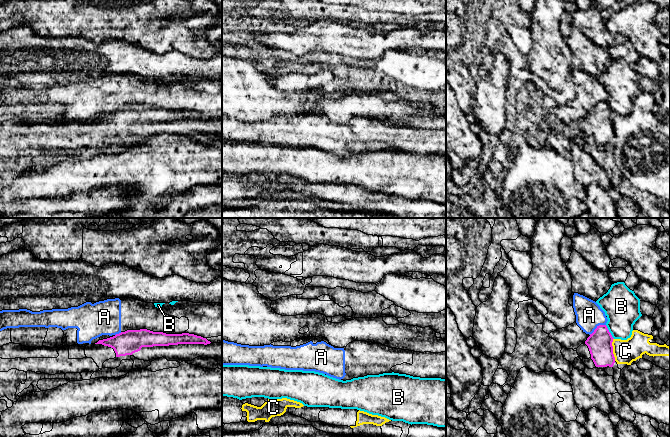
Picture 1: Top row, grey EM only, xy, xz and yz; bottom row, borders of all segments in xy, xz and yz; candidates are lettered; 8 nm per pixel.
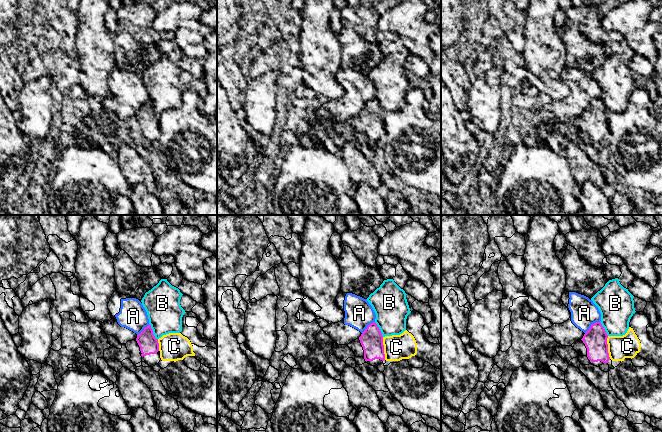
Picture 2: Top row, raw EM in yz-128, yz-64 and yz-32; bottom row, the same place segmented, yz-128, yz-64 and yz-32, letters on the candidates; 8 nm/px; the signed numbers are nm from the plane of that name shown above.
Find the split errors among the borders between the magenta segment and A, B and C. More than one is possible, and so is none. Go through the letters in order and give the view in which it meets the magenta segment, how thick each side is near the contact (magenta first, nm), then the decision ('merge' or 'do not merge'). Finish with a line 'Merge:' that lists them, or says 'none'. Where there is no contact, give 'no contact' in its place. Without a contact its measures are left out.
A: yz | 190/220 nm | do not merge
B: yz | 190/280 nm | do not merge
C: yz | 190/190 nm | do not merge
Merge: none

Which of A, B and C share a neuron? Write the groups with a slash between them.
A / B / C

